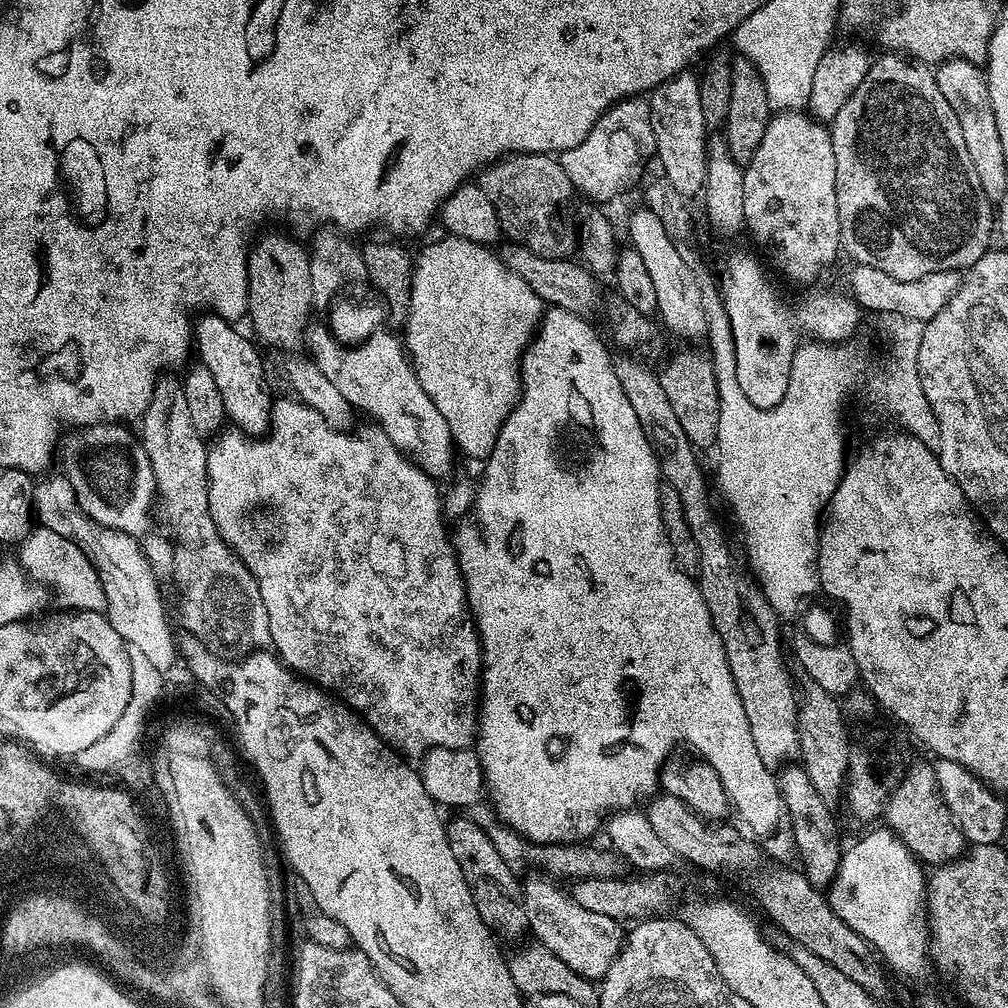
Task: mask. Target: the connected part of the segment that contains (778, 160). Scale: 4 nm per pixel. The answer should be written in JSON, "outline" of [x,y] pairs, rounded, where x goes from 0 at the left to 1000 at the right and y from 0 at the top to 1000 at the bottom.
{"outline":[[[801,110],[770,111],[763,118],[748,157],[738,167],[738,226],[746,233],[747,240],[758,246],[761,261],[766,261],[780,277],[798,282],[794,284],[809,283],[813,269],[827,261],[829,253],[834,253],[825,132]]]}

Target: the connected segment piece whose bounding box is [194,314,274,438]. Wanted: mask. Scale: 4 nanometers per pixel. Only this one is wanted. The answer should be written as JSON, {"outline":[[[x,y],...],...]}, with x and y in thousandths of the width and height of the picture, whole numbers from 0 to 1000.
{"outline":[[[213,312],[199,313],[192,321],[192,349],[198,352],[195,353],[197,360],[208,367],[220,390],[222,412],[228,421],[230,417],[229,424],[247,435],[257,435],[265,430],[270,419],[272,393],[266,390],[266,373],[258,355],[259,346],[249,336],[246,338],[234,324],[231,318],[221,317]]]}

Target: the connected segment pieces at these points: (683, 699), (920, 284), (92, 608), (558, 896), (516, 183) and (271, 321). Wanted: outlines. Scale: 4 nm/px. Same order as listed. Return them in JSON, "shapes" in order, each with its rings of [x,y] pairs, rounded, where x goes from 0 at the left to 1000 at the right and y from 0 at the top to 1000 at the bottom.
{"shapes":[[[[545,305],[541,309],[536,324],[532,326],[528,339],[520,349],[520,354],[516,356],[516,395],[508,405],[508,409],[502,415],[502,419],[497,423],[496,429],[490,438],[490,446],[484,451],[484,455],[479,457],[480,473],[476,476],[476,484],[470,488],[470,509],[472,516],[476,519],[476,524],[480,527],[480,540],[475,540],[472,536],[460,536],[457,540],[451,541],[452,554],[456,561],[456,570],[460,573],[460,589],[462,592],[462,603],[470,616],[470,622],[476,632],[476,645],[478,648],[478,662],[476,664],[476,685],[474,688],[474,713],[472,716],[472,731],[470,734],[470,745],[475,751],[476,760],[480,763],[480,776],[483,789],[488,789],[488,798],[492,801],[495,816],[499,820],[513,825],[521,833],[529,837],[566,837],[568,835],[579,835],[591,825],[591,820],[600,816],[601,811],[609,806],[614,806],[617,802],[630,803],[631,798],[642,795],[644,792],[652,789],[656,781],[655,764],[659,761],[660,754],[668,749],[670,740],[674,734],[680,734],[683,738],[688,738],[691,742],[693,749],[703,755],[707,762],[714,768],[714,775],[720,785],[722,793],[728,806],[731,806],[740,816],[746,817],[745,824],[751,830],[762,829],[774,817],[776,813],[776,795],[774,793],[774,779],[767,763],[759,762],[756,752],[752,752],[752,743],[748,741],[748,728],[744,728],[744,716],[740,716],[740,704],[736,704],[736,692],[732,692],[732,681],[728,681],[728,669],[724,669],[724,657],[720,657],[720,645],[716,641],[716,633],[712,633],[712,625],[708,625],[708,617],[704,613],[704,605],[694,588],[693,578],[687,575],[671,561],[671,552],[667,549],[667,540],[663,537],[663,528],[659,525],[659,512],[655,509],[655,480],[657,484],[657,473],[655,470],[655,459],[651,456],[651,447],[645,442],[641,431],[637,431],[637,423],[628,417],[625,407],[625,398],[621,391],[617,391],[617,383],[613,383],[613,374],[609,371],[608,350],[603,350],[604,342],[595,338],[595,333],[589,326],[583,322],[584,318],[578,313],[569,312],[565,308]]],[[[849,262],[846,270],[841,274],[841,280],[845,284],[843,293],[854,307],[863,306],[872,312],[894,313],[895,315],[907,315],[920,319],[942,300],[942,296],[948,291],[948,285],[952,283],[954,274],[951,269],[928,270],[919,272],[915,276],[907,276],[907,280],[895,280],[891,276],[883,276],[883,272],[875,272],[875,268],[867,268],[867,264]]],[[[33,523],[17,545],[17,557],[29,574],[43,579],[57,591],[63,604],[80,607],[103,607],[104,586],[96,566],[75,539],[48,523]]],[[[528,867],[524,874],[519,874],[518,892],[527,928],[532,928],[529,930],[535,936],[554,946],[554,950],[558,950],[565,962],[585,973],[594,973],[603,965],[614,946],[621,932],[620,922],[615,922],[618,921],[616,914],[601,911],[601,907],[577,903],[577,899],[570,897],[564,886],[555,880],[559,881],[555,876],[532,867]]],[[[513,151],[497,155],[490,162],[475,168],[474,182],[478,192],[486,196],[486,204],[490,204],[490,212],[494,212],[497,231],[507,241],[522,244],[522,248],[530,248],[530,252],[538,256],[551,258],[564,257],[572,249],[573,218],[571,214],[567,215],[569,188],[565,177],[562,177],[562,169],[558,169],[555,158],[551,154],[538,151]]],[[[270,230],[256,238],[249,243],[246,252],[245,316],[250,316],[250,325],[255,333],[253,336],[259,342],[288,345],[284,347],[297,346],[294,344],[299,344],[308,320],[306,309],[310,306],[310,294],[312,295],[307,251],[303,243],[301,246],[296,239],[289,238],[278,230]]]]}

